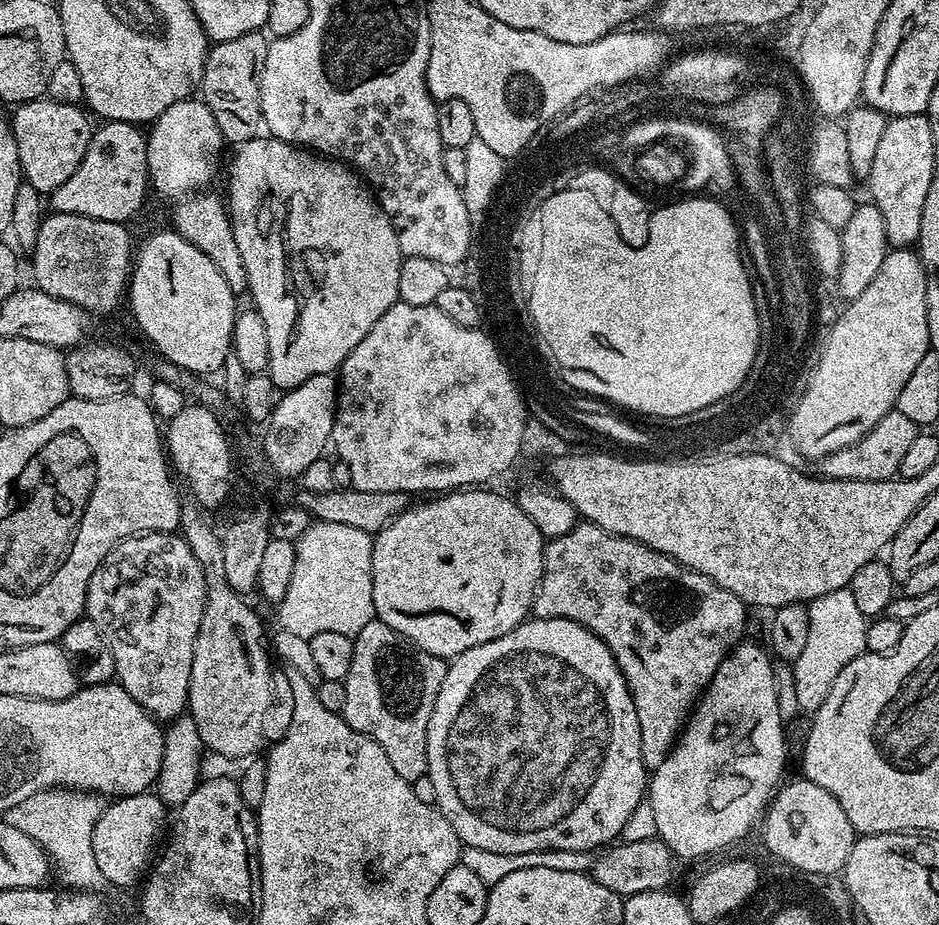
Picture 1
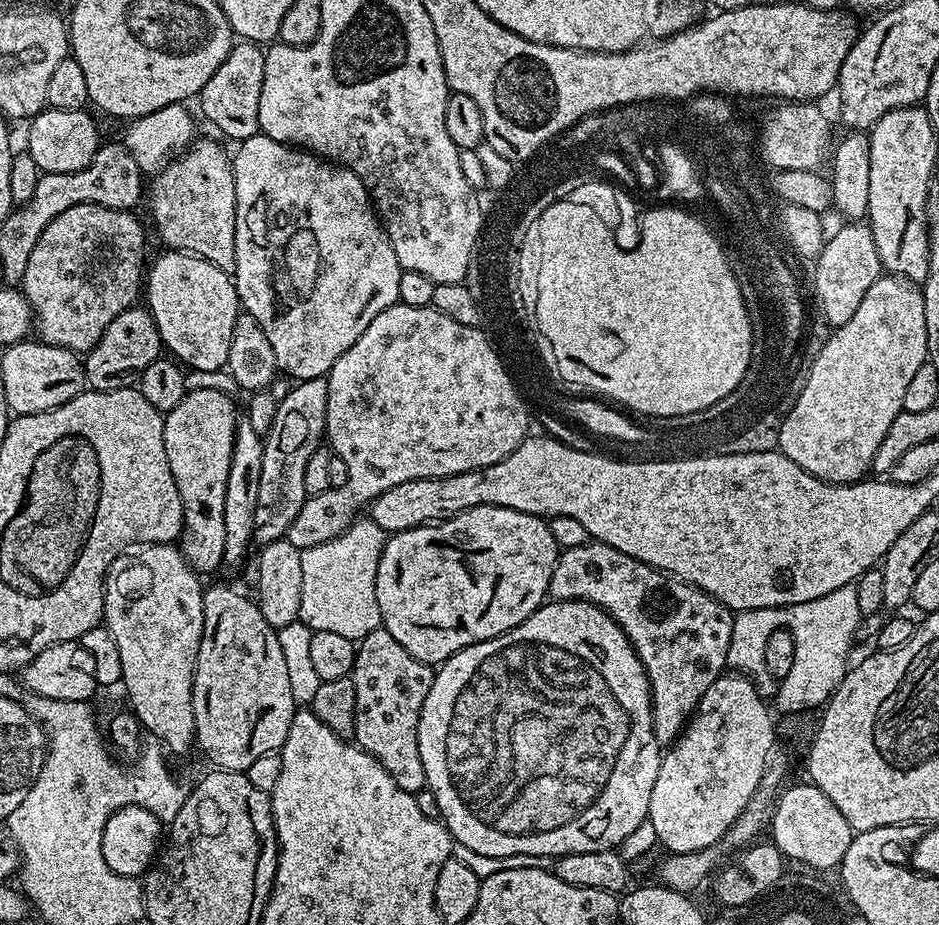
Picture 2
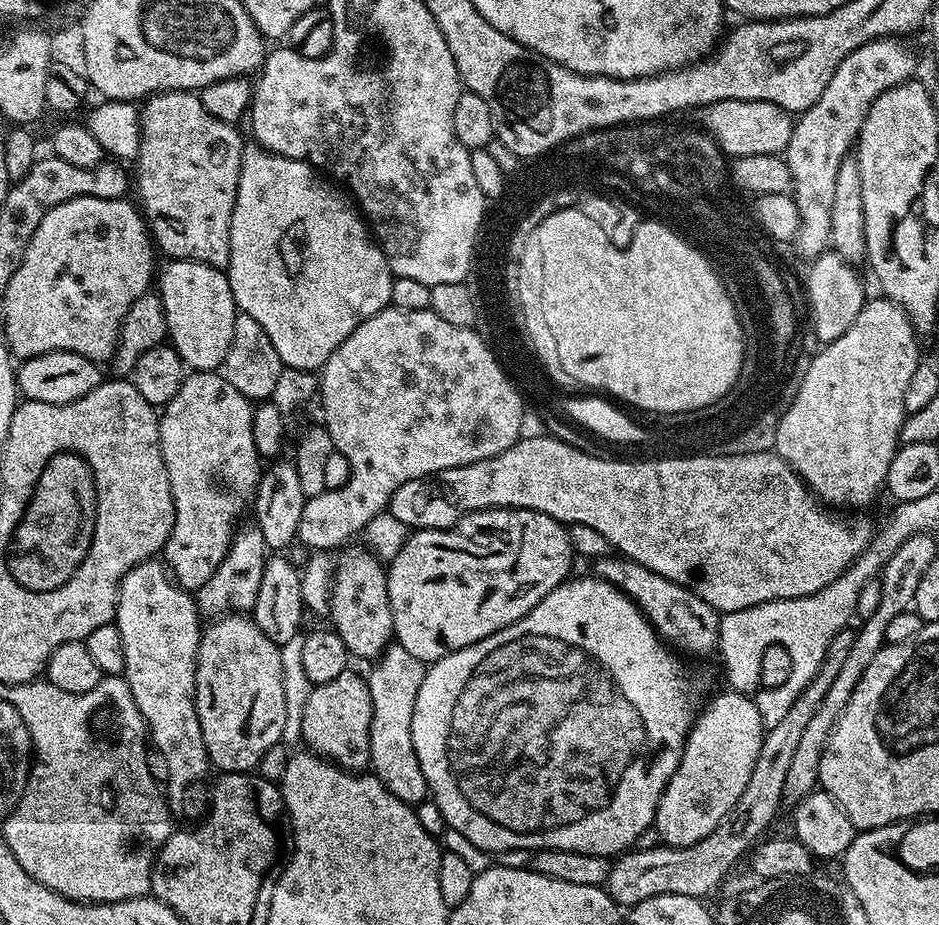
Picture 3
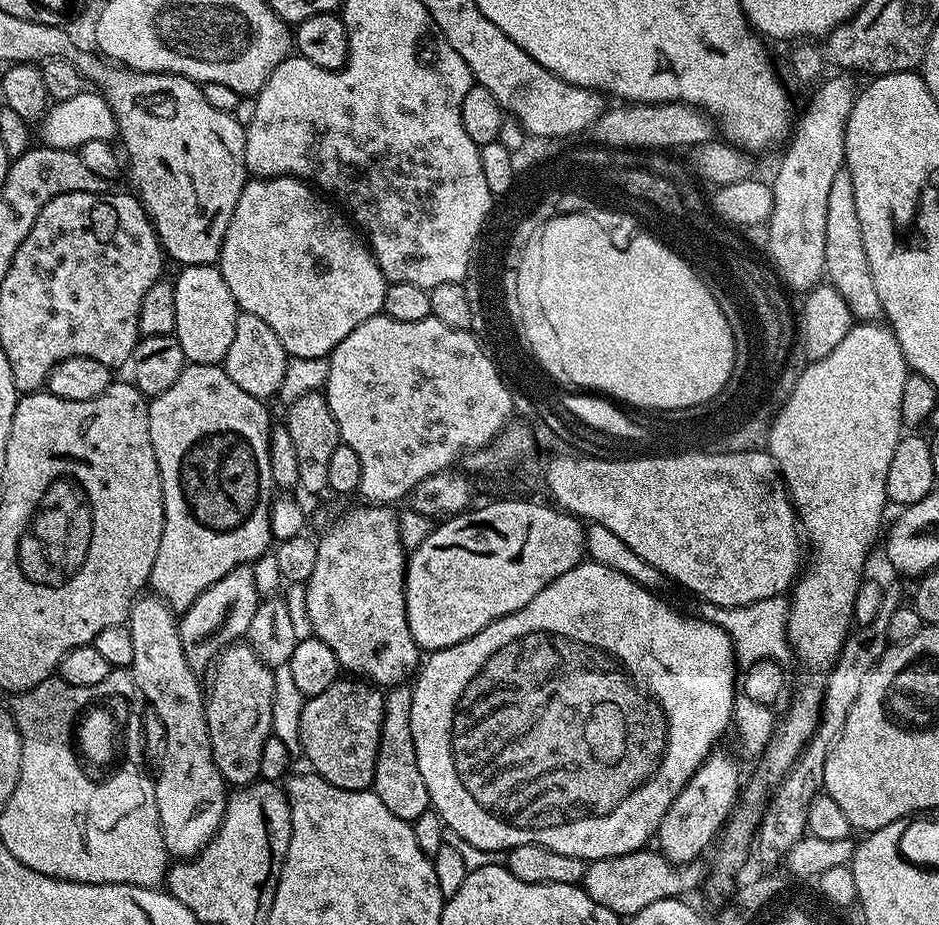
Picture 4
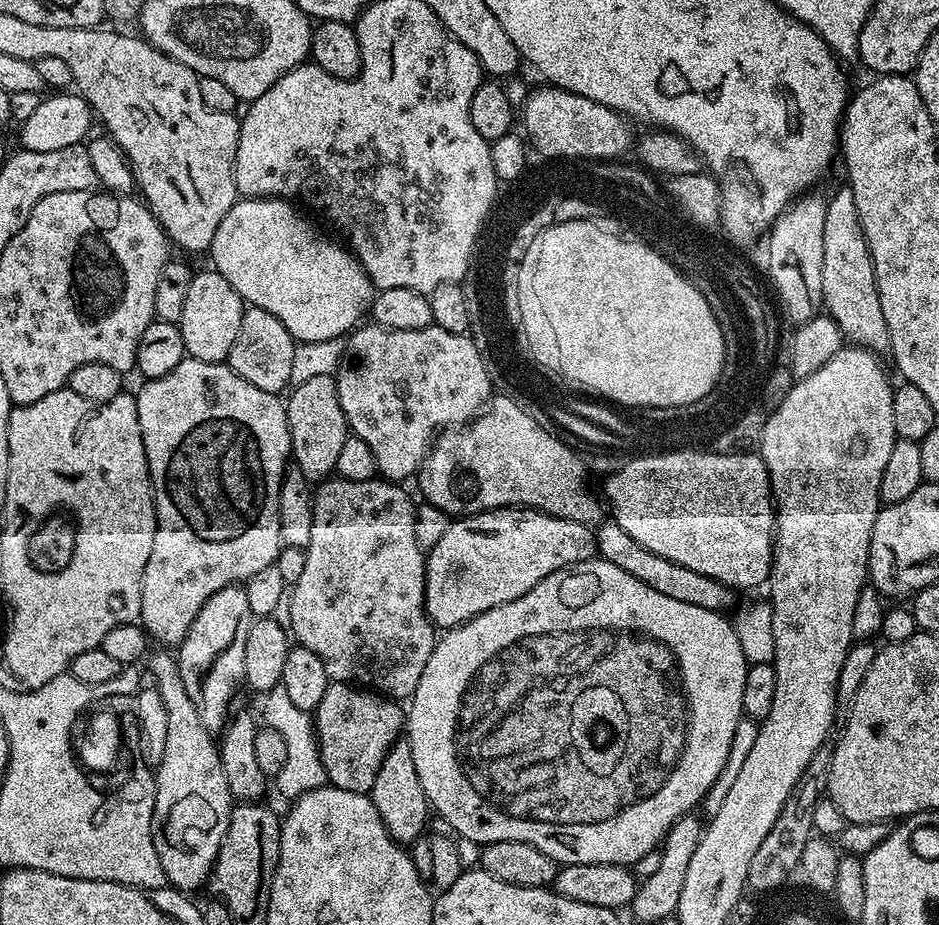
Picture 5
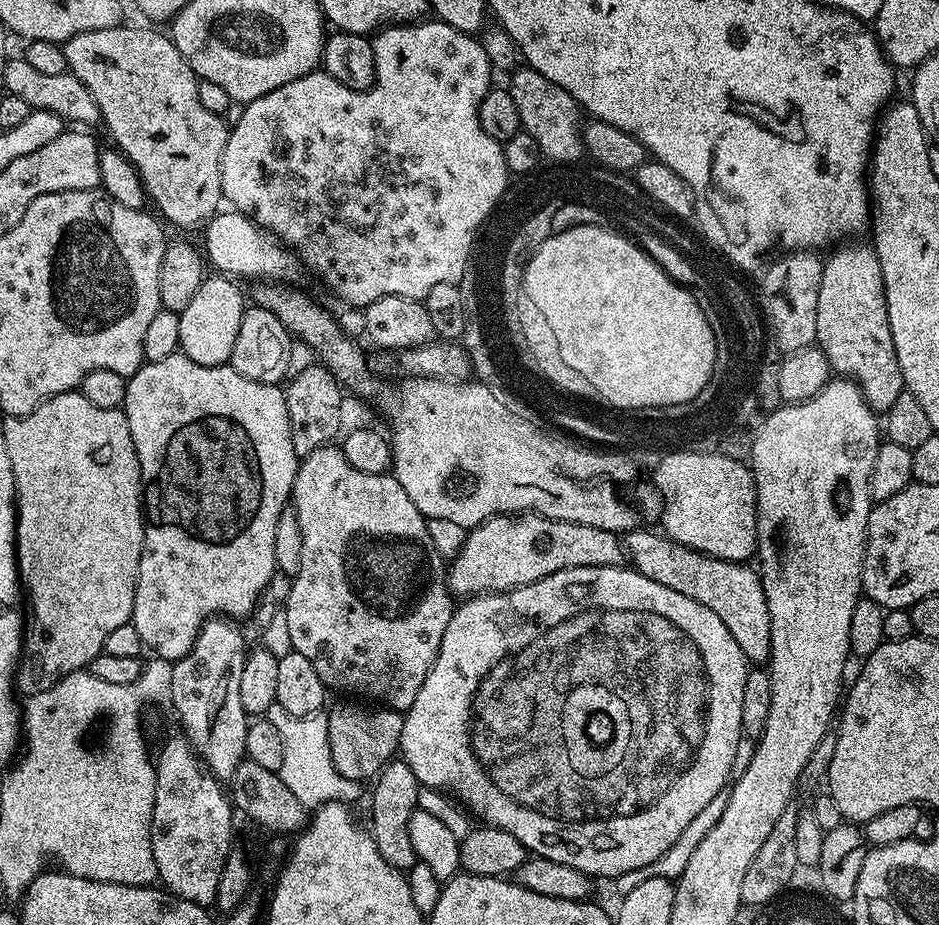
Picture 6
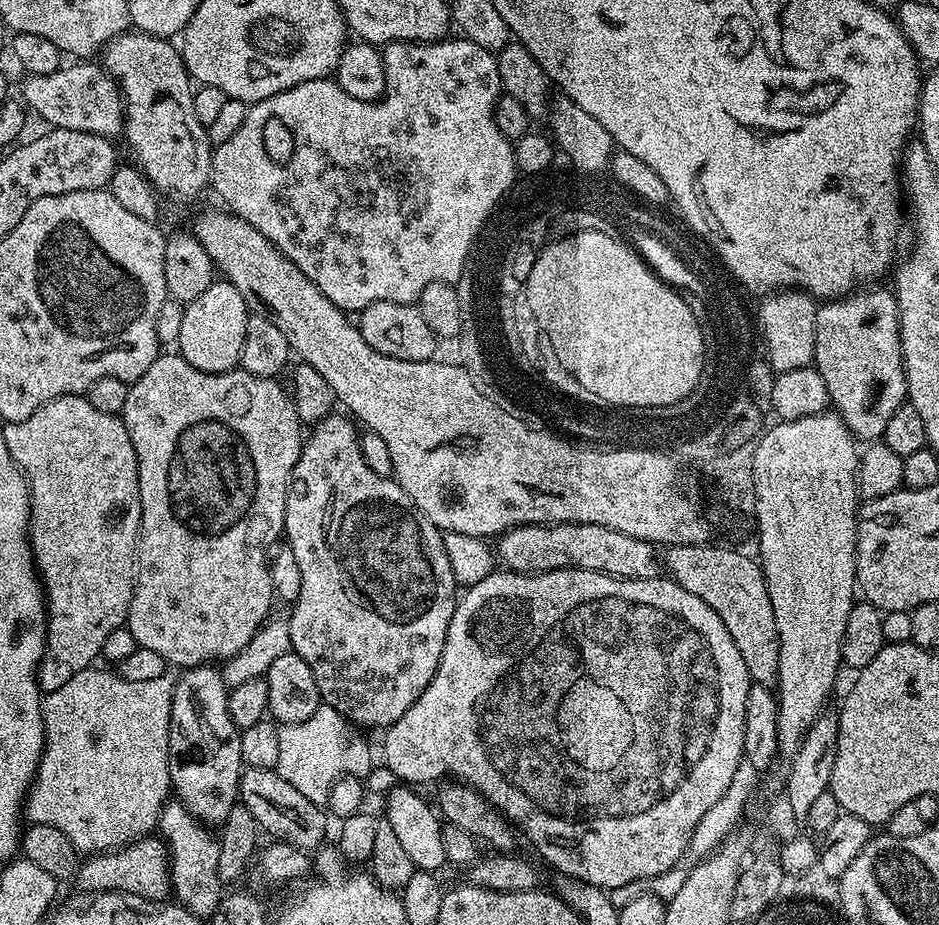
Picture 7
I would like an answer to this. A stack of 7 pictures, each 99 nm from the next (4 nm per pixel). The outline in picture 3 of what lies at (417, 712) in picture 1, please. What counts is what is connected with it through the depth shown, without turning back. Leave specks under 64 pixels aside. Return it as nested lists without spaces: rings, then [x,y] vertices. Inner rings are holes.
[[[395,642],[385,648],[378,662],[371,665],[372,673],[366,679],[370,686],[372,717],[370,718],[370,765],[371,771],[403,804],[417,805],[429,799],[426,774],[418,766],[418,754],[414,750],[412,723],[414,702],[418,702],[418,690],[422,690],[422,678],[426,671],[425,661],[414,658],[410,650]]]

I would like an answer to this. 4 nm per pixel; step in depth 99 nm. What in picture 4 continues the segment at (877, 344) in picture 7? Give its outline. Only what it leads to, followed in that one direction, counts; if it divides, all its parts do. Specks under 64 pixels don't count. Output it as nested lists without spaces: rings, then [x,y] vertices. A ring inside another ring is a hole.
[[[847,167],[834,174],[834,182],[830,182],[830,195],[826,205],[826,254],[824,255],[824,271],[827,283],[842,294],[842,302],[852,311],[853,317],[860,322],[876,322],[884,315],[882,302],[878,298],[878,289],[874,286],[874,274],[870,274],[870,262],[866,262],[866,246],[862,238],[862,222],[858,222],[858,205],[854,200],[854,178]]]

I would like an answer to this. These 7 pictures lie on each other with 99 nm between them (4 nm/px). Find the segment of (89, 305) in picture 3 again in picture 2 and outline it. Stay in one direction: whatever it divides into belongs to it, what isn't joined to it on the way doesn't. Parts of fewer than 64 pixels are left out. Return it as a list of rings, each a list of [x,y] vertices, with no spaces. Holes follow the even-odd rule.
[[[79,204],[58,214],[58,218],[42,230],[42,238],[38,238],[30,253],[30,266],[26,266],[22,291],[34,313],[35,335],[43,343],[86,354],[98,338],[106,334],[106,326],[110,326],[122,310],[137,303],[136,295],[139,292],[141,295],[146,280],[146,260],[144,264],[144,228],[139,218],[132,215],[136,214],[97,204]]]

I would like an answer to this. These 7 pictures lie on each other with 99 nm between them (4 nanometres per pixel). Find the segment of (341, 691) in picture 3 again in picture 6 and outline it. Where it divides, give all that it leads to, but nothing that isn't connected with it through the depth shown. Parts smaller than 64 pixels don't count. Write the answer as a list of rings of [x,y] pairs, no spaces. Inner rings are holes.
[[[364,702],[344,703],[348,704],[336,704],[332,709],[329,707],[326,712],[330,758],[334,758],[334,770],[338,770],[342,778],[368,782],[397,755],[404,718],[393,708],[369,706]]]

